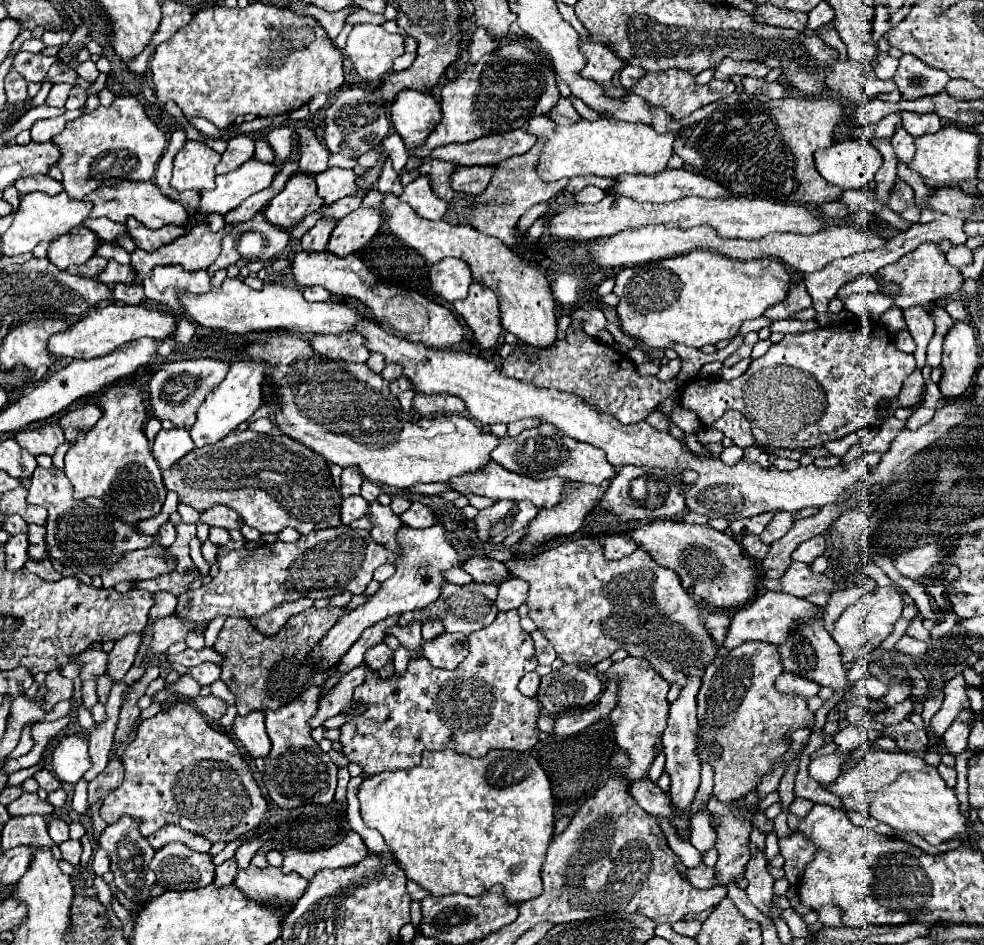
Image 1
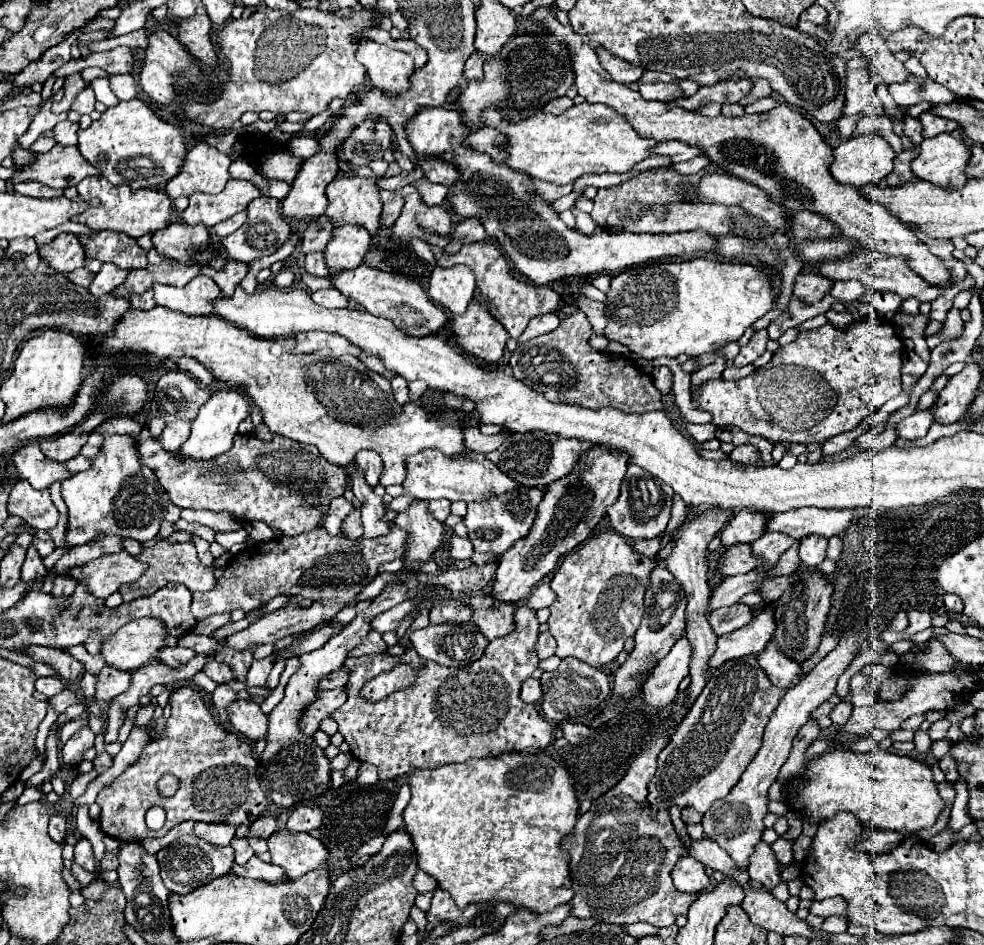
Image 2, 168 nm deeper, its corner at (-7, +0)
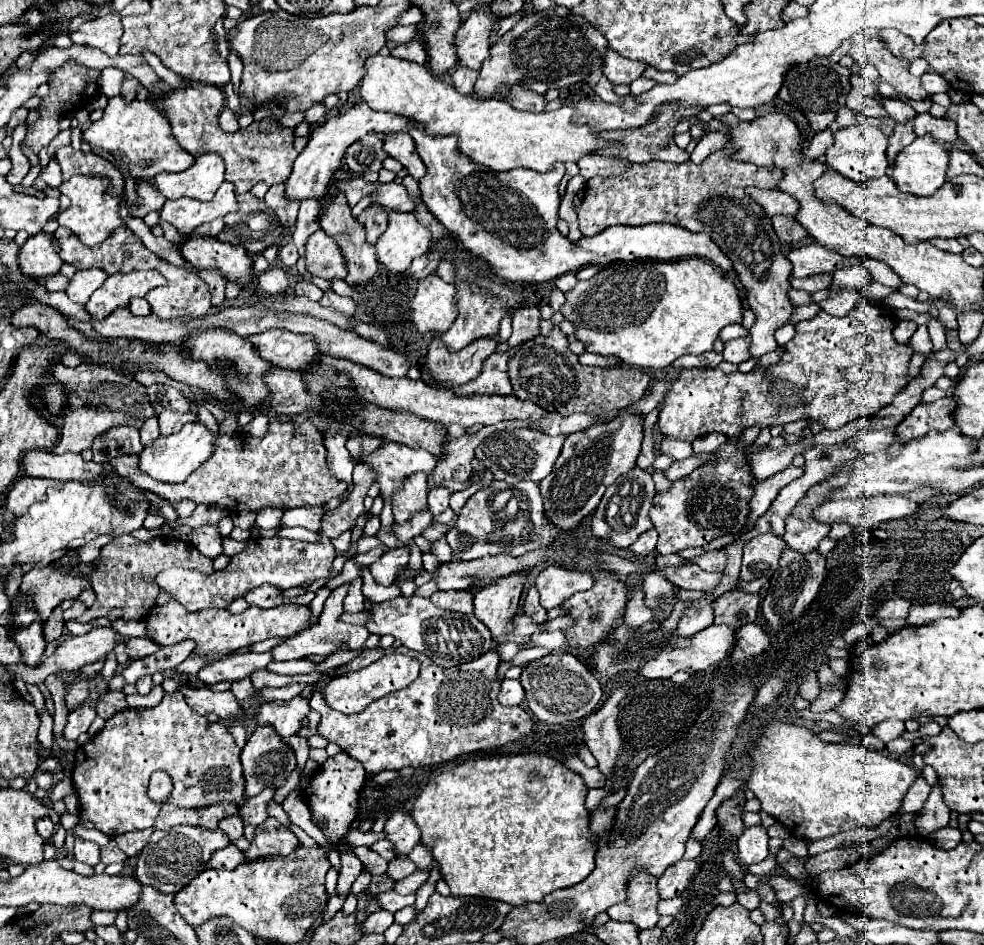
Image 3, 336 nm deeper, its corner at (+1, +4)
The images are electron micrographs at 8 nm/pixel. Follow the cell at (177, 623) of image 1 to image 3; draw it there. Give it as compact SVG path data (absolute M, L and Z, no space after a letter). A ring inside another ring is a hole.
M111 626L93 628L85 636L71 636L63 640L55 654L49 656L41 668L29 668L26 664L7 665L7 669L15 674L15 680L23 680L30 684L41 684L49 674L79 670L87 664L93 664L105 658L117 646L117 630Z

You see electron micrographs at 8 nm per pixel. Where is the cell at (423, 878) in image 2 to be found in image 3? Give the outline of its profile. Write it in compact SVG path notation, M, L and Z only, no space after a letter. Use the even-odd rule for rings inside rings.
M417 844L417 846L411 850L409 858L415 862L415 866L417 866L419 872L429 872L431 866L433 866L433 858L429 856L429 852L427 852L427 848L425 848L423 844Z

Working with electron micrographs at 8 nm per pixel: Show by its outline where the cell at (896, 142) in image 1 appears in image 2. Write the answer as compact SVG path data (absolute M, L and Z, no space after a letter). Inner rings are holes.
M905 114L905 136L911 138L913 144L919 144L923 140L921 136L921 122L909 114Z

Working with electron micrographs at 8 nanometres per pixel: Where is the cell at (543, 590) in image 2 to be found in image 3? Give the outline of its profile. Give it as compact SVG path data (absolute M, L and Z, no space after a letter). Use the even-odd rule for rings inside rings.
M547 566L535 580L543 608L555 608L571 594L589 590L591 584L593 584L591 576L581 572L571 572L561 566Z

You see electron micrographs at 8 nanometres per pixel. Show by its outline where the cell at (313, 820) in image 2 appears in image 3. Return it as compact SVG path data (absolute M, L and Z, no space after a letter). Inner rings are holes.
M349 828L347 834L343 836L343 844L351 844L351 846L371 846L373 842L385 838L385 834L373 834L373 832L361 832L357 828Z

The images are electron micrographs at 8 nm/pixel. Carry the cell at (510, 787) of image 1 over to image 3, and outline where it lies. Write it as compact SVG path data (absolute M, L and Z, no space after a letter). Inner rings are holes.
M511 754L511 756L483 756L483 758L471 758L453 770L437 774L433 780L425 784L421 794L413 802L411 816L415 824L421 830L421 842L431 850L435 862L441 868L443 880L449 884L453 896L479 896L479 898L491 898L491 900L501 900L511 906L523 904L523 902L541 902L547 894L569 888L579 884L593 872L595 868L595 846L591 844L593 836L589 832L589 812L585 808L585 796L587 796L587 786L583 778L575 772L571 772L567 766L557 762L555 758L549 758L545 754Z

